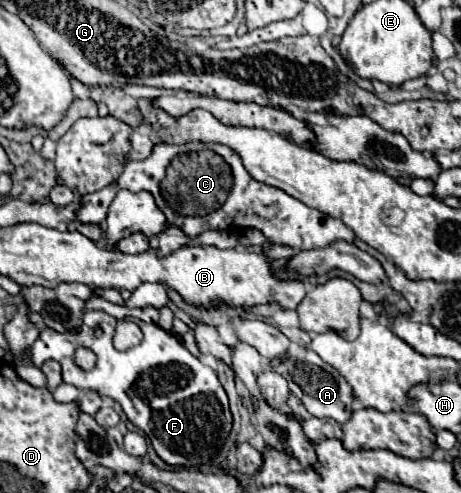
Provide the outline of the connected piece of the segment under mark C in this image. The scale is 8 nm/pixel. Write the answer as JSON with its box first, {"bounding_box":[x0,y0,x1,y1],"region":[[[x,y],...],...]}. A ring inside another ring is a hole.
{"bounding_box":[74,141,356,251],"region":[[[190,141],[184,145],[156,145],[148,159],[126,163],[118,181],[92,195],[82,195],[74,221],[104,225],[108,207],[120,189],[152,193],[168,223],[182,229],[190,239],[196,239],[210,229],[228,231],[230,227],[256,227],[270,241],[288,245],[294,251],[326,247],[336,239],[350,243],[356,239],[352,229],[348,229],[340,219],[326,217],[322,211],[304,205],[302,201],[290,197],[286,191],[256,181],[244,169],[240,155],[228,149],[228,145],[220,143]]]}

